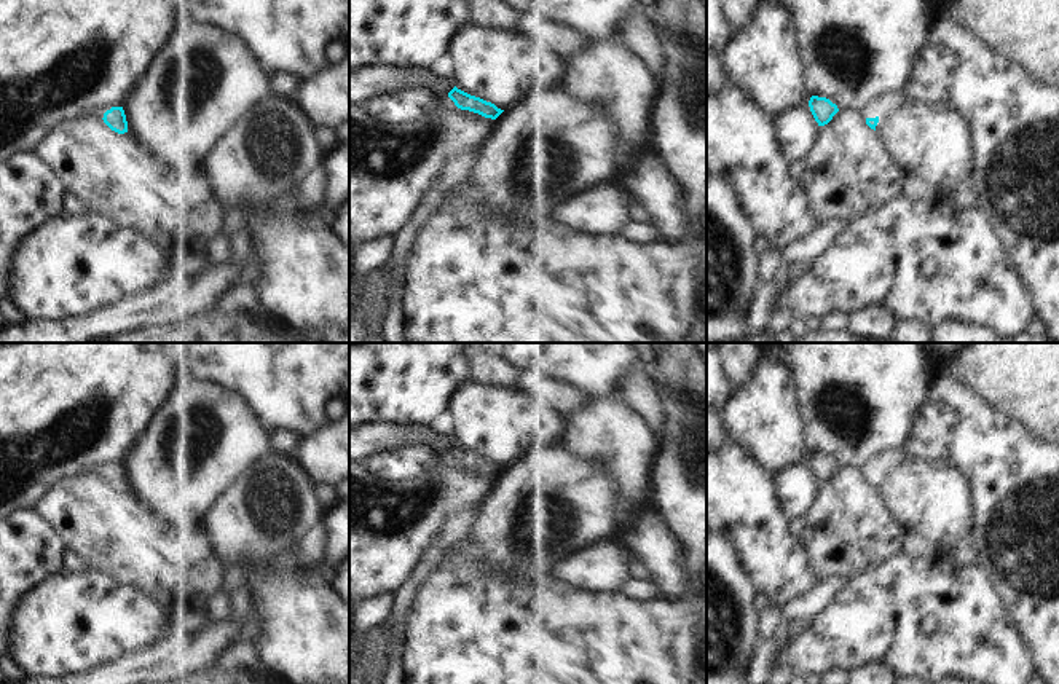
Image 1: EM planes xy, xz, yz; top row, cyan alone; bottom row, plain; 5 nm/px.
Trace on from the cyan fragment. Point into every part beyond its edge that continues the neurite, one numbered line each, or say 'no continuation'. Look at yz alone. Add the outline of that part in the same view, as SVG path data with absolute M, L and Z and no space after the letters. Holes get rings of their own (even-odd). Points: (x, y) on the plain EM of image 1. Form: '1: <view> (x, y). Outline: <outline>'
1: yz (884, 463). Outline: M890 448L887 451L882 451L876 454L872 459L863 464L860 469L860 474L866 480L868 475L879 475L879 480L876 483L876 488L879 489L884 478L896 469L900 462L907 459L906 453L903 448Z

